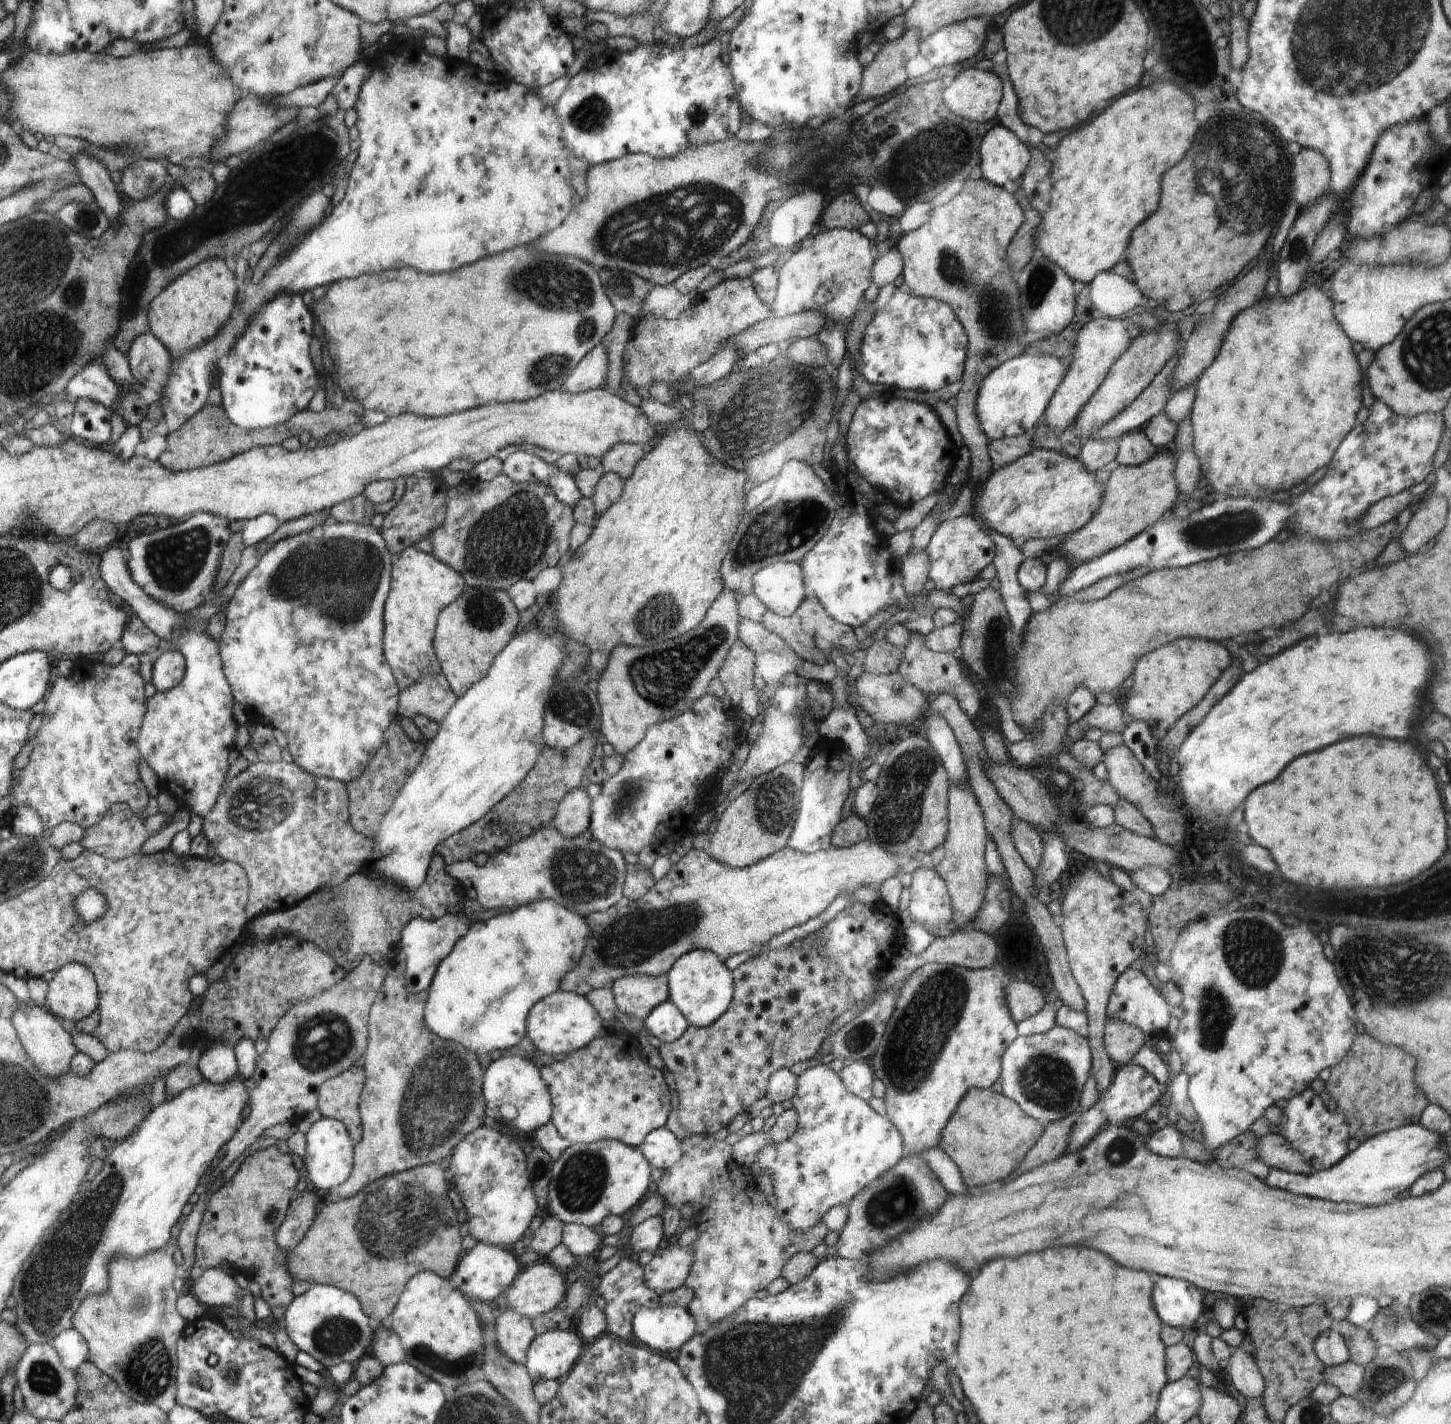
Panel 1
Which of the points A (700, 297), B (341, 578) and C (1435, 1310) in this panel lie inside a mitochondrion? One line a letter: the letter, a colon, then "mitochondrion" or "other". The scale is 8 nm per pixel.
A: other
B: mitochondrion
C: mitochondrion

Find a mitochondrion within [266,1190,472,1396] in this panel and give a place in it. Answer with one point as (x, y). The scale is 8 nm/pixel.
(336, 1336)

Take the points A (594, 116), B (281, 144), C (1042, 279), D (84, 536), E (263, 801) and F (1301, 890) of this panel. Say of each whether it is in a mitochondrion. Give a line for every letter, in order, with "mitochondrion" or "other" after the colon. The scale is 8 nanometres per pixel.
A: mitochondrion
B: mitochondrion
C: mitochondrion
D: other
E: mitochondrion
F: other

